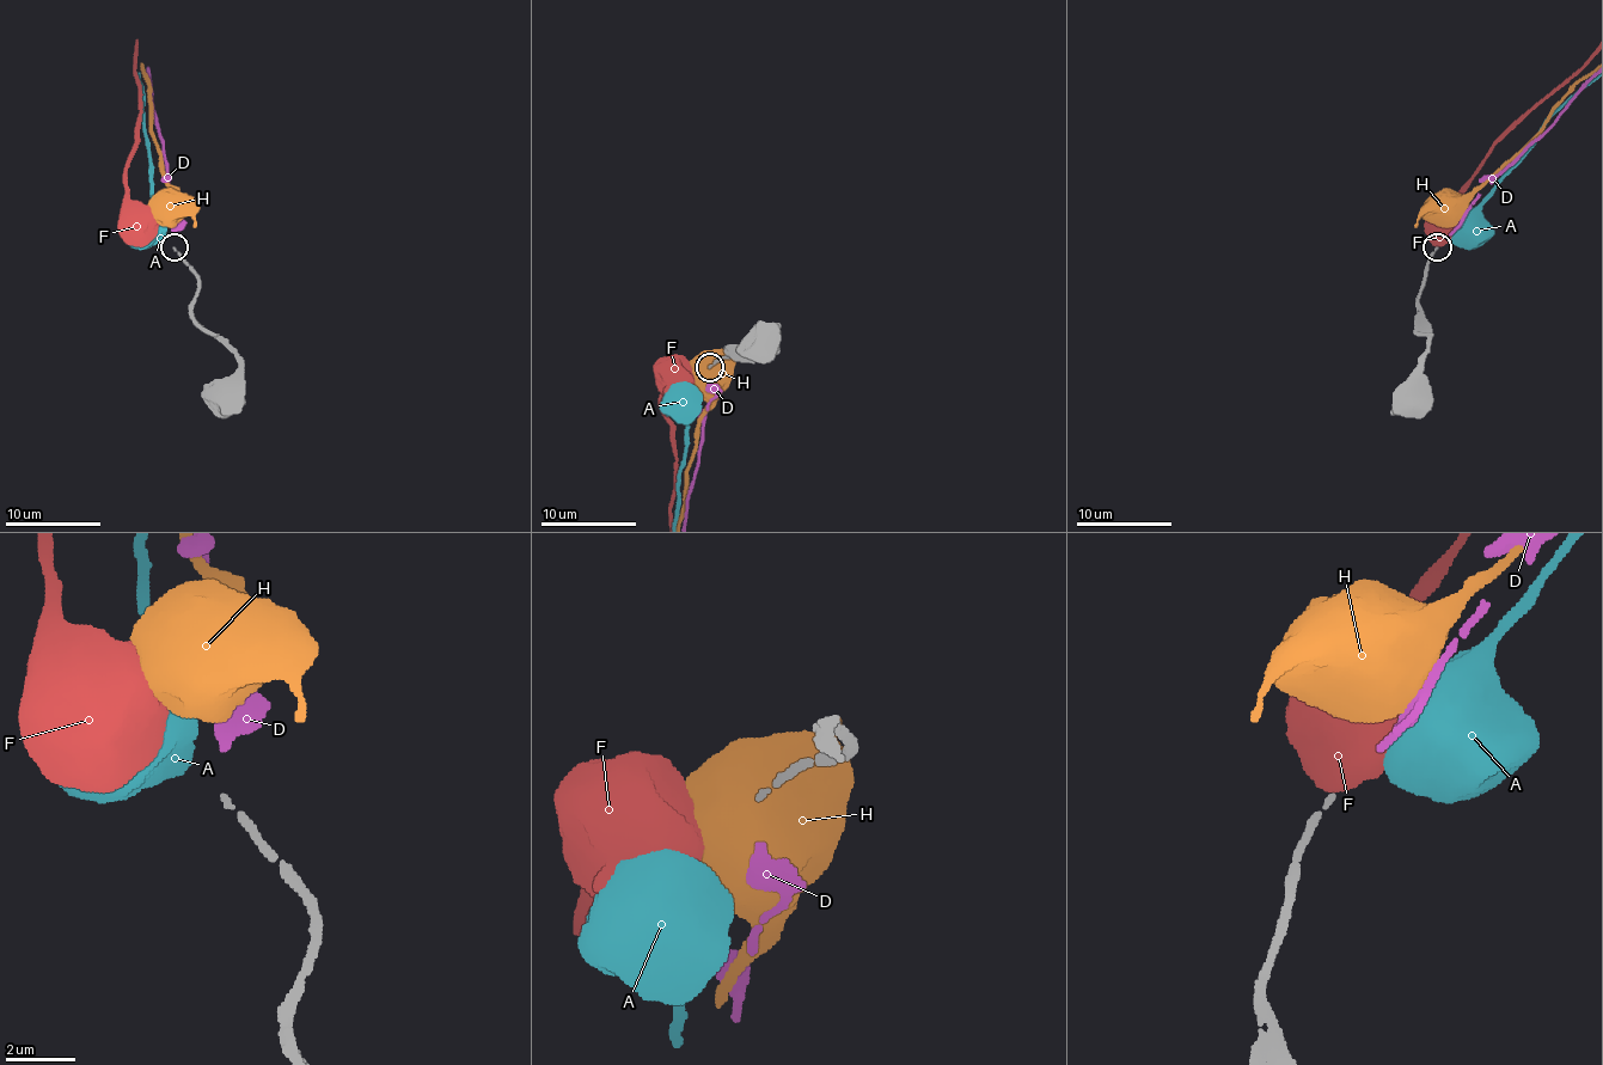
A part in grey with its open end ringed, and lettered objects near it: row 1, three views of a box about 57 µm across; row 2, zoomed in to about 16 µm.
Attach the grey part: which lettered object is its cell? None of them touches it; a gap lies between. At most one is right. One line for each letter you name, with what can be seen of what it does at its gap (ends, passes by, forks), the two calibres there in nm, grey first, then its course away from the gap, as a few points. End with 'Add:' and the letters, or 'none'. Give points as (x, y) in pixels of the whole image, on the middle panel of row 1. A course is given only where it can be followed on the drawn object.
D: it ends | 140/280 nm
Add: D

